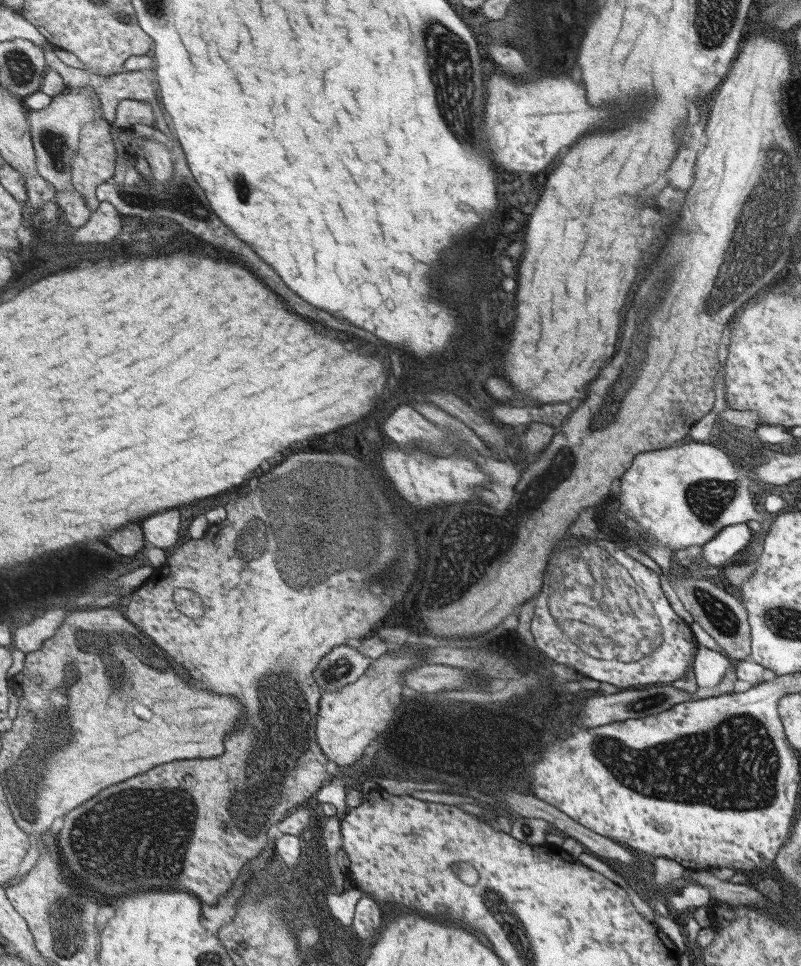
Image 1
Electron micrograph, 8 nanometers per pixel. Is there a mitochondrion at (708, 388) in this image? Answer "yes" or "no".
no

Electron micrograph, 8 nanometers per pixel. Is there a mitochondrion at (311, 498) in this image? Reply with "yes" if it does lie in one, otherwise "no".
yes

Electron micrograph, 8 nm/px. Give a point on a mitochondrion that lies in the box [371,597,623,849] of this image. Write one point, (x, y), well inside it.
(487, 809)

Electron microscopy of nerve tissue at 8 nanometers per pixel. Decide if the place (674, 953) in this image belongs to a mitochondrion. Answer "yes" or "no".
no

